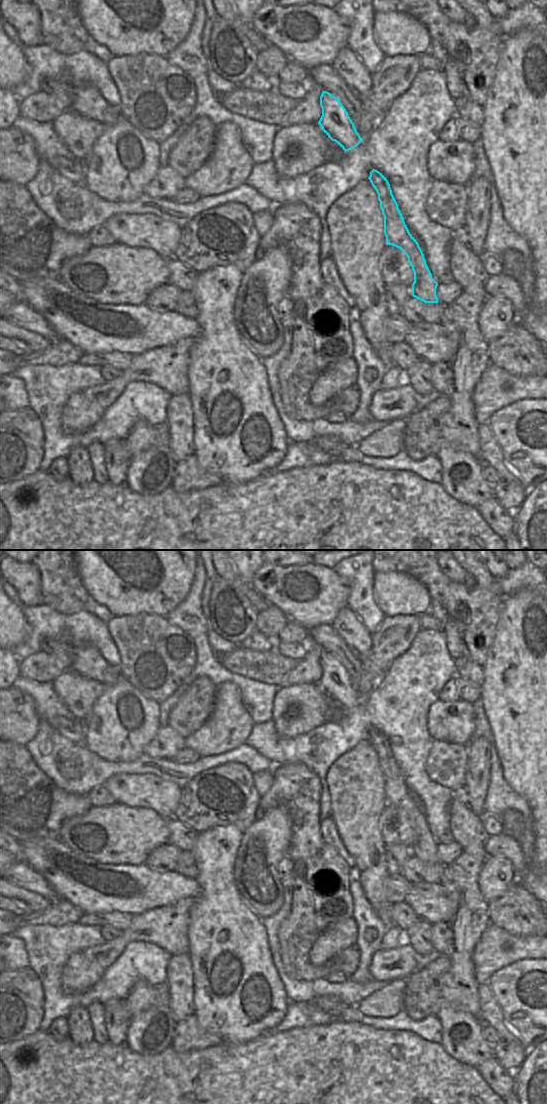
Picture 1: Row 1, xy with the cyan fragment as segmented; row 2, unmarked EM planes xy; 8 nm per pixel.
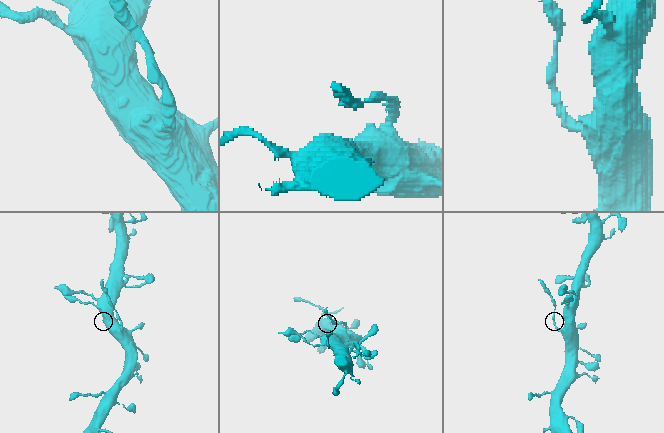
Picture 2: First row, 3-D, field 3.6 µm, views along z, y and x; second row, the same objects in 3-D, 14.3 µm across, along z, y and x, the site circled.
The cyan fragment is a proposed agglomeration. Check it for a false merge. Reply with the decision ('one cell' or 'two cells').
two cells

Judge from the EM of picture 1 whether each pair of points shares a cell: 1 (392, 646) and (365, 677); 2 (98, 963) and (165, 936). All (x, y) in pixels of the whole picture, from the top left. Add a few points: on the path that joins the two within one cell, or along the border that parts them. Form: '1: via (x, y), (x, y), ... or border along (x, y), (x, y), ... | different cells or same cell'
1: via (384, 654), (372, 669) | same cell
2: via (113, 949), (127, 935), (148, 936) | same cell

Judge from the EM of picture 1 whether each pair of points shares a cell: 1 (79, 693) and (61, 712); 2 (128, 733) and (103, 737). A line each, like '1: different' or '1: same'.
1: different
2: same

